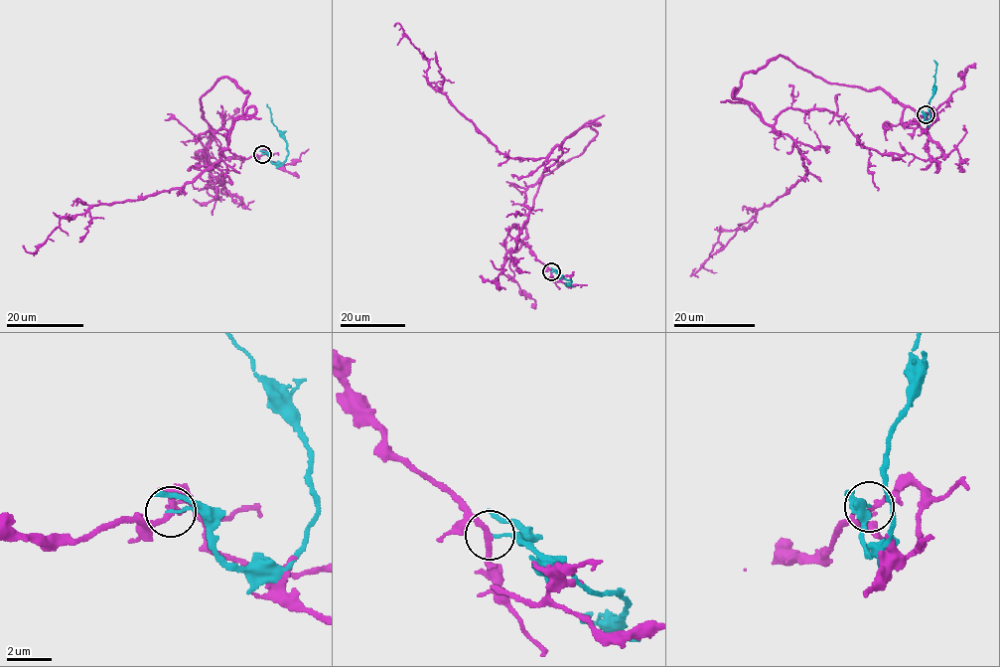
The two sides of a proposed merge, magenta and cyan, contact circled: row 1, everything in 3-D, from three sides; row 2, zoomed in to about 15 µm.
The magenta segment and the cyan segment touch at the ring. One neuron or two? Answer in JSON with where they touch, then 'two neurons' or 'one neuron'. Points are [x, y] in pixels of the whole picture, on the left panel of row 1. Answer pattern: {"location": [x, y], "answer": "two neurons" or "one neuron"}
{"location": [262, 154], "answer": "two neurons"}

